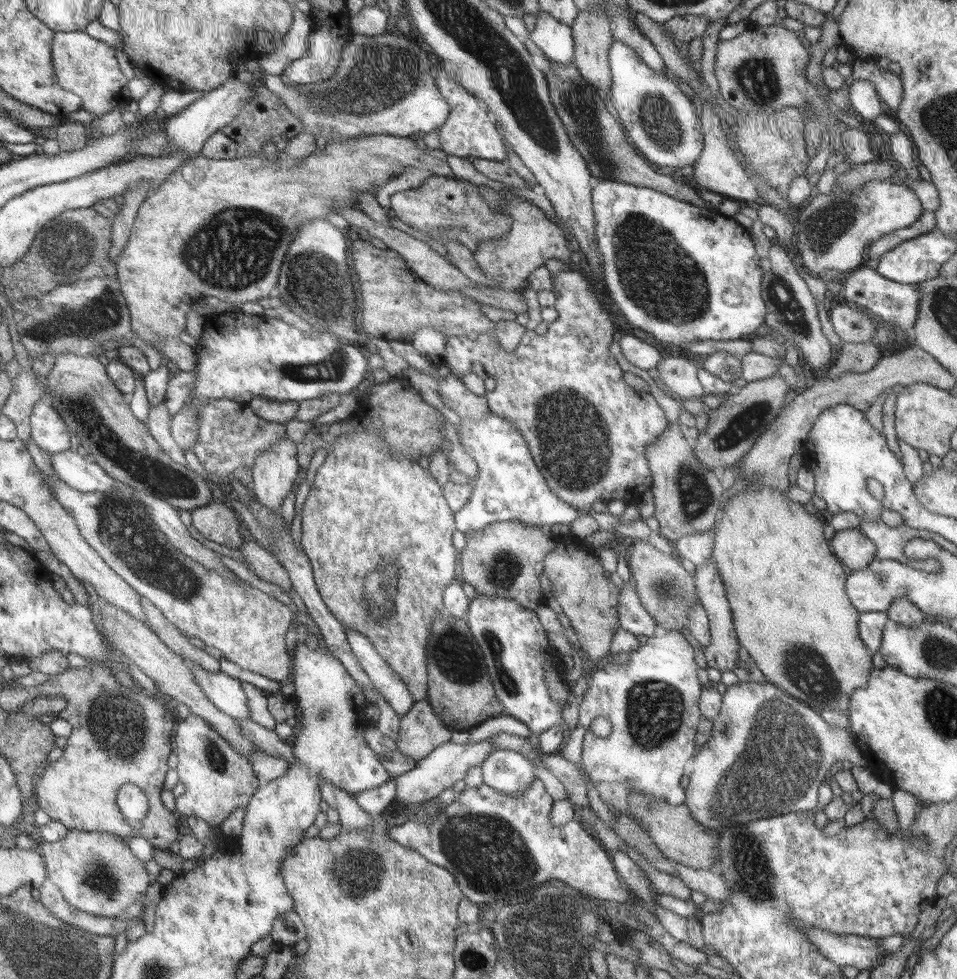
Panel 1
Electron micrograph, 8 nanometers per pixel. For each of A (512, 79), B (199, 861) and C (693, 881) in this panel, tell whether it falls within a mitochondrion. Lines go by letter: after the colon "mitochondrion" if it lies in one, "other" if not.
A: mitochondrion
B: other
C: other

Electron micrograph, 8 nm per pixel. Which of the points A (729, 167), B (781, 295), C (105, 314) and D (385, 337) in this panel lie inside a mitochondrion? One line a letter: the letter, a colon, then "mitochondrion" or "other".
A: other
B: mitochondrion
C: mitochondrion
D: other

